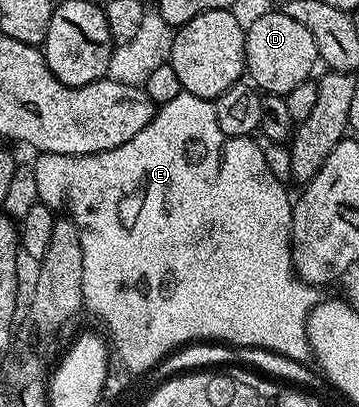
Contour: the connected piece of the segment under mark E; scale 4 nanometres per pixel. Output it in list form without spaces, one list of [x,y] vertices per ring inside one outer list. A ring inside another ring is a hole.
[[[181,90],[174,101],[159,104],[156,116],[148,122],[126,145],[118,149],[99,151],[93,155],[46,154],[41,152],[34,163],[32,179],[38,193],[39,202],[58,209],[65,200],[68,203],[70,217],[80,230],[82,245],[82,293],[85,308],[98,315],[107,330],[107,338],[116,338],[125,363],[136,373],[148,371],[157,366],[165,356],[193,341],[208,341],[208,331],[216,333],[216,341],[238,347],[264,347],[276,351],[296,362],[303,363],[311,356],[312,346],[308,344],[308,315],[318,302],[317,288],[299,278],[292,266],[292,209],[293,200],[288,200],[288,191],[280,184],[278,176],[272,172],[264,151],[255,143],[255,138],[246,135],[227,135],[222,133],[216,116],[216,104],[213,100],[194,97],[188,91]],[[222,309],[222,327],[216,325],[218,311]]]

